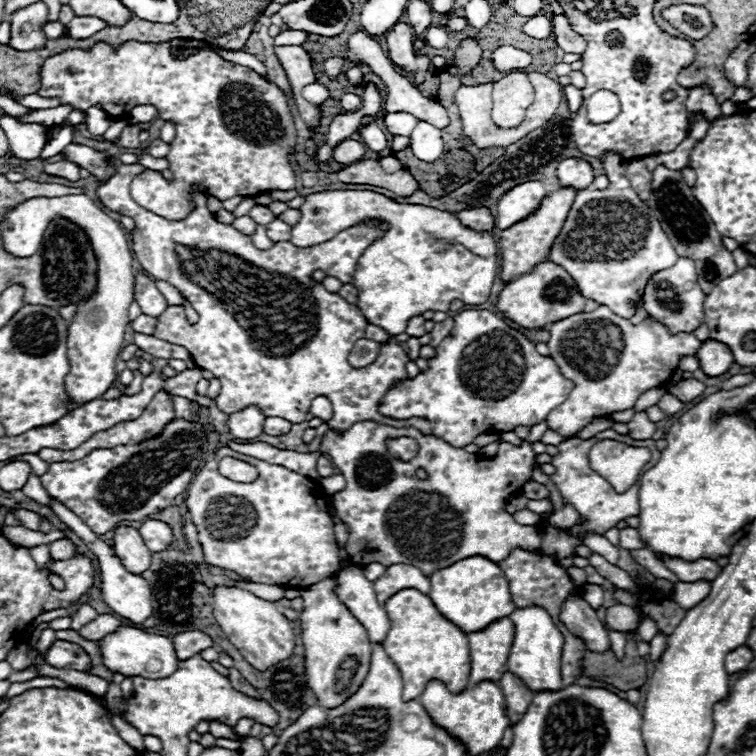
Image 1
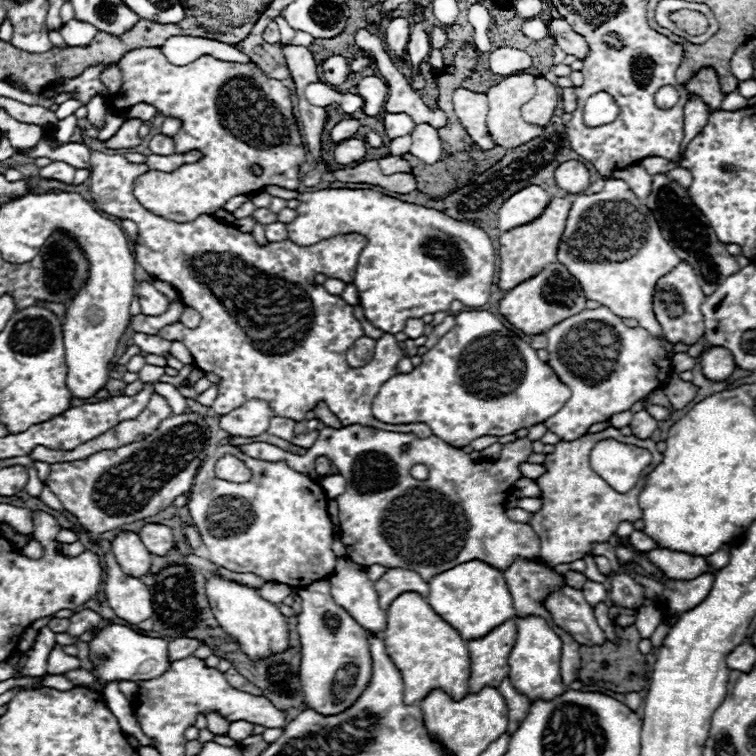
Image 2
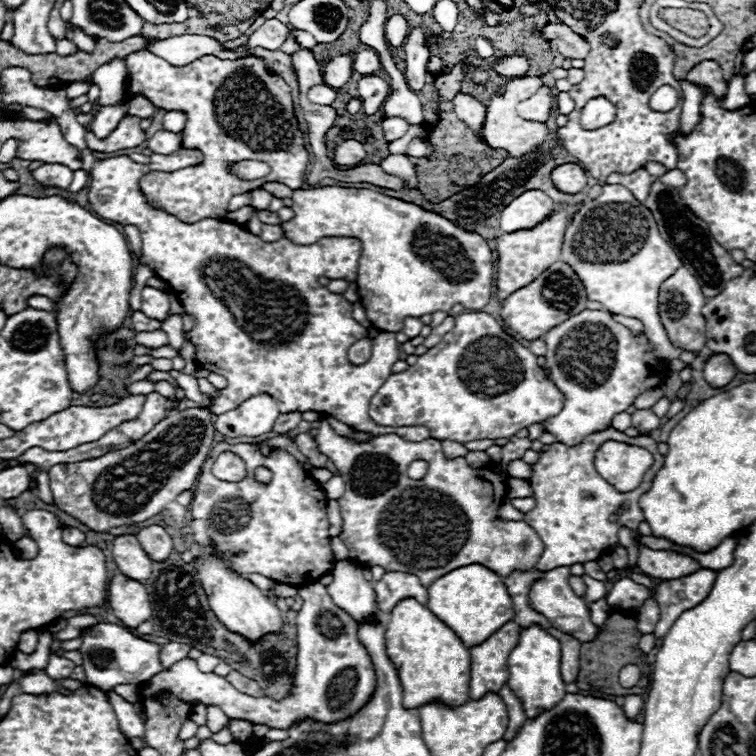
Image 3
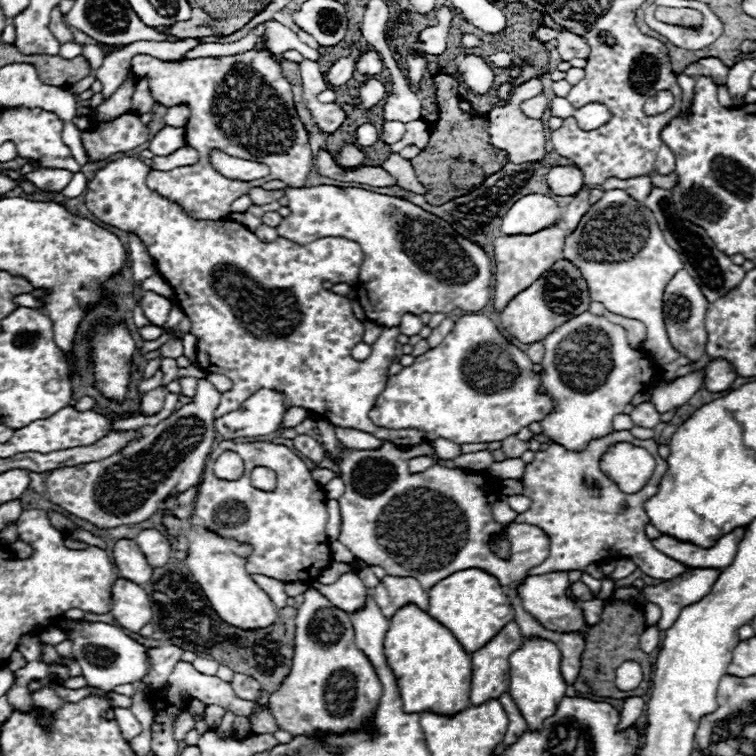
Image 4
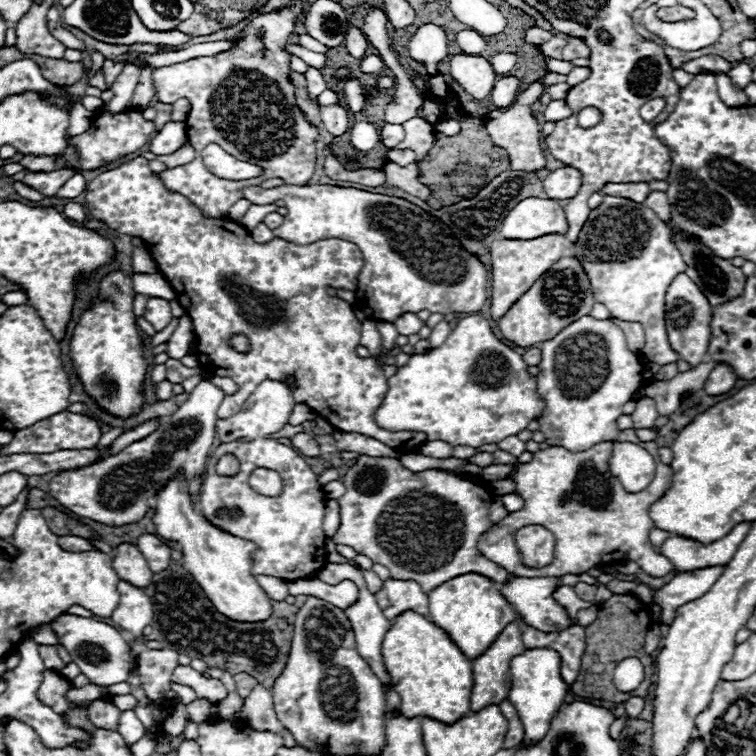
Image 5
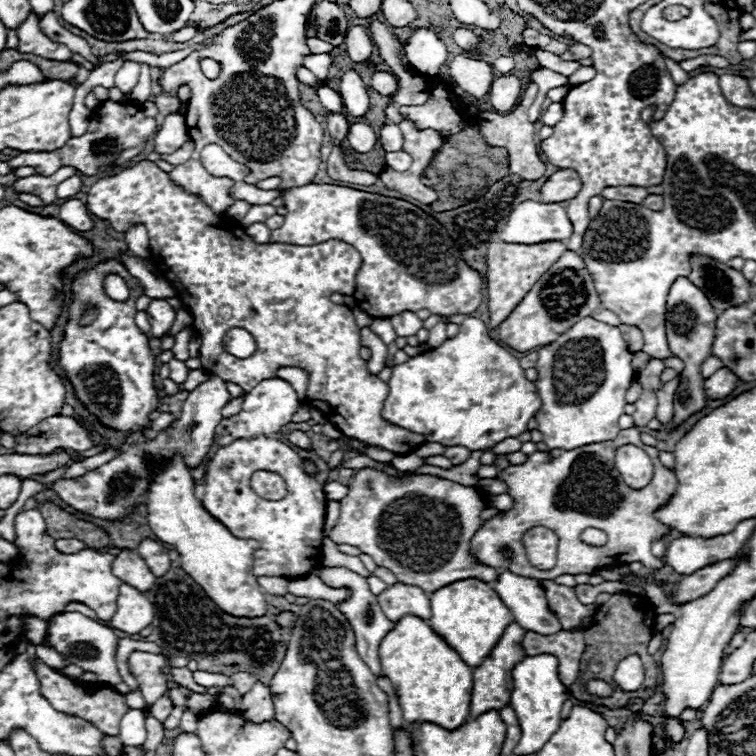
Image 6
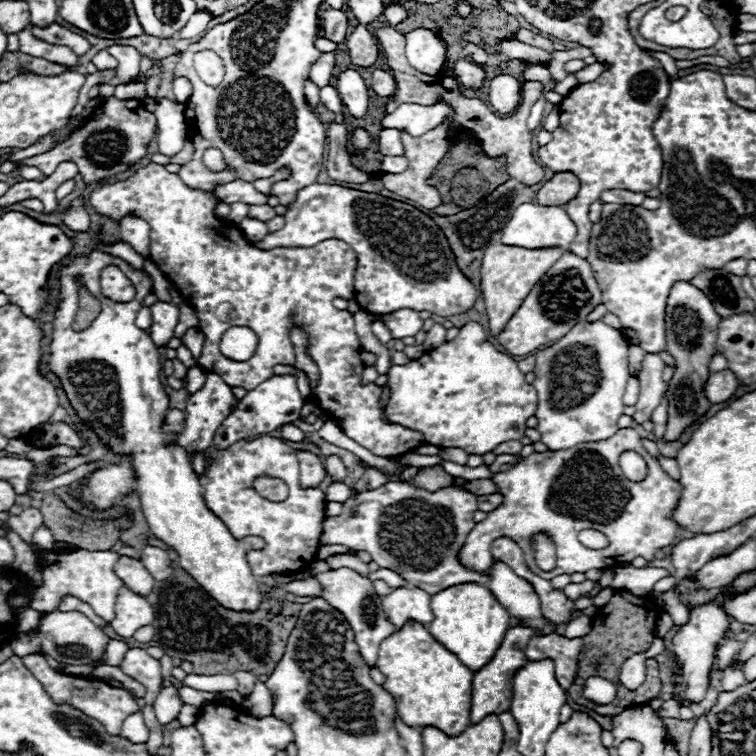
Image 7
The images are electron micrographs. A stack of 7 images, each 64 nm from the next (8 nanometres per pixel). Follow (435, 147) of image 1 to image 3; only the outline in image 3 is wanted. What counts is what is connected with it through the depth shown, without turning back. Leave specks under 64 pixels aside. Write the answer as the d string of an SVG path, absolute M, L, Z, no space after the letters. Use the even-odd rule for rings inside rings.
M426 130L426 140L420 140L420 138L414 138L408 146L408 156L416 156L416 158L428 158L432 156L432 146L428 146L428 138L430 138L430 130Z

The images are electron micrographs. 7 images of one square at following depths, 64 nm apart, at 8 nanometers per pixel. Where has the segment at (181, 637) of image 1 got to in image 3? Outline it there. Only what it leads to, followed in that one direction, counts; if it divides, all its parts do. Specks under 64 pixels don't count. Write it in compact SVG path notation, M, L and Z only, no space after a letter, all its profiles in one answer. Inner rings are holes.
M168 642L168 644L164 646L164 650L160 652L160 660L162 660L162 666L164 666L164 668L172 666L172 662L178 662L180 658L186 658L190 650L192 650L192 646L190 646L190 644Z

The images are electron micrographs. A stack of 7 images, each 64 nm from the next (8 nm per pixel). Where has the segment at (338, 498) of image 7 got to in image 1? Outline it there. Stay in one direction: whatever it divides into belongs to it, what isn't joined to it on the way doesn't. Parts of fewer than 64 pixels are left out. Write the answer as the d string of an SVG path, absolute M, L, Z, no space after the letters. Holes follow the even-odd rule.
M334 474L334 476L330 476L330 478L322 478L322 480L320 480L320 486L324 488L324 492L326 492L328 496L332 496L336 490L342 490L342 488L344 488L344 476L342 476L342 474Z

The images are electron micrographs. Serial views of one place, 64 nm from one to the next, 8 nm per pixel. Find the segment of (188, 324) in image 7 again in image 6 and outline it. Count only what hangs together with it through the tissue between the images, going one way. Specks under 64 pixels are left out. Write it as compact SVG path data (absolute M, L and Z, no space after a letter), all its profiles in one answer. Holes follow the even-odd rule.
M180 308L180 312L176 314L176 320L174 320L174 324L172 324L170 332L168 332L168 334L164 334L162 338L174 336L176 332L180 332L180 328L184 328L184 326L188 326L188 324L192 324L192 314L188 314L188 310L186 310L186 308Z

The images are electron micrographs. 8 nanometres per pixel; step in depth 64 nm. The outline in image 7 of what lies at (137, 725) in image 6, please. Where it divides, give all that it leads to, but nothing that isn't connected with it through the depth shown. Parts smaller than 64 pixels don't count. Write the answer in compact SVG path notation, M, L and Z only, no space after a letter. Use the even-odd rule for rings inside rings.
M142 712L130 714L130 716L124 720L120 736L122 736L122 738L128 738L132 744L144 744L144 742L148 740L148 728L146 728L146 724L144 724Z

